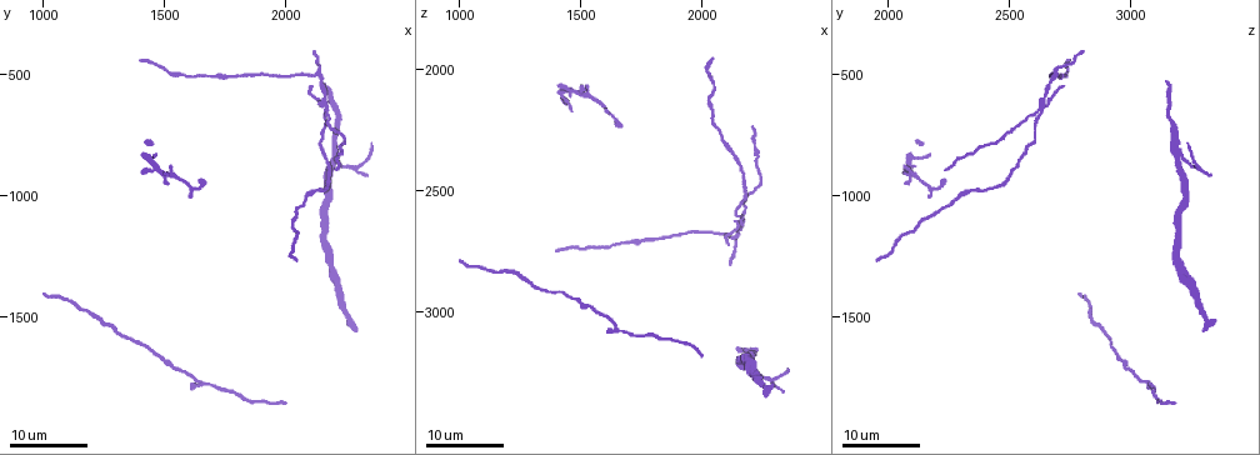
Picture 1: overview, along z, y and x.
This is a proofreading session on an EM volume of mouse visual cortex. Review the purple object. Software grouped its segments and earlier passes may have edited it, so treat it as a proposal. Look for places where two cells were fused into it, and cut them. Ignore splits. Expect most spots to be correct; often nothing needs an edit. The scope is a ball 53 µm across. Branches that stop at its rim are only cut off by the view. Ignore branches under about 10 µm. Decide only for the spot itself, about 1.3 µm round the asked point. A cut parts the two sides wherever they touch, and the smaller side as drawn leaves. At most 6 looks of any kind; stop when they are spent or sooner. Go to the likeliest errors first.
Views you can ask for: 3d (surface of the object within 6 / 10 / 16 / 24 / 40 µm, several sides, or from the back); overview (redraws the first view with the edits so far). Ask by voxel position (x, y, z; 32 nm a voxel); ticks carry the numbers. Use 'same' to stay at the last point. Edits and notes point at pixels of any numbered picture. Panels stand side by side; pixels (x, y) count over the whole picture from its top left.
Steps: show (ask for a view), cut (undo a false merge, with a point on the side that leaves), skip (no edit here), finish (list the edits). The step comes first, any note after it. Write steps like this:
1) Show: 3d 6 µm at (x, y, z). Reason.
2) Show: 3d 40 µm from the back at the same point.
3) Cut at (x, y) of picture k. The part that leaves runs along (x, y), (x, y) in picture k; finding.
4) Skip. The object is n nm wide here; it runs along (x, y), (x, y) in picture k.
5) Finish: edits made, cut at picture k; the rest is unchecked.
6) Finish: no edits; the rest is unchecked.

Show: 3d 16 µm at (1780, 500, 2690). Calibre changes.

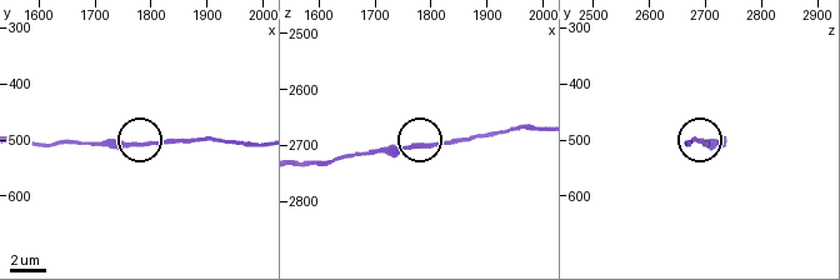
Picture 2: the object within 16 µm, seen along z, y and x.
Show: 3d 6 µm at (1770, 505, 2700).

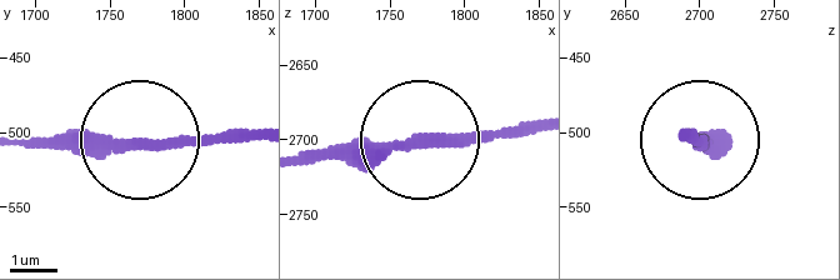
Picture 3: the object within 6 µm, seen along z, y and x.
Skip. It runs along (536, 125), (301, 149) in picture 3; one cell here.

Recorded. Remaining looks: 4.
Show: 3d 24 µm at (2200, 760, 3170). Three arms meet.

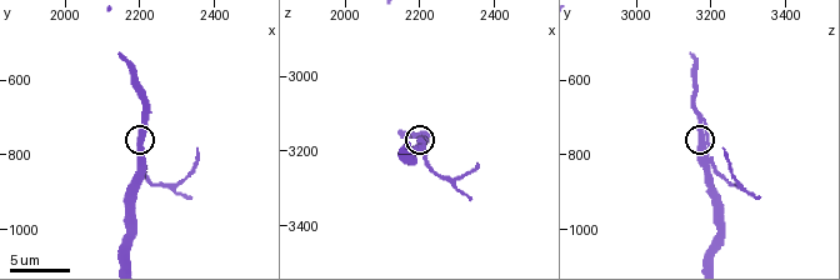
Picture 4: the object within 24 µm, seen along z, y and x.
Show: 3d 6 µm at (2190, 770, 3180). Zoom in.

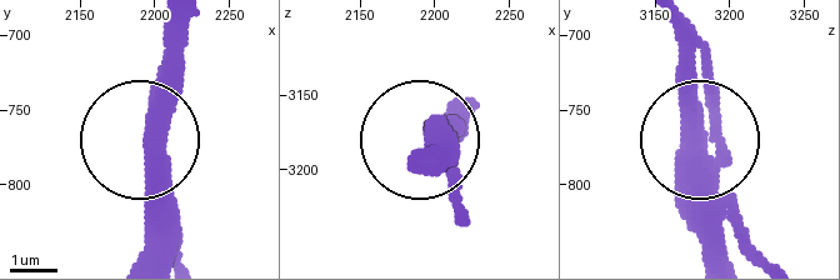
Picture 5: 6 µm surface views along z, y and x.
Skip. It runs along (709, 156), (696, 33) in picture 5; one cell here.

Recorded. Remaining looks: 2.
Show: 3d 16 µm at (2040, 1060, 2230).

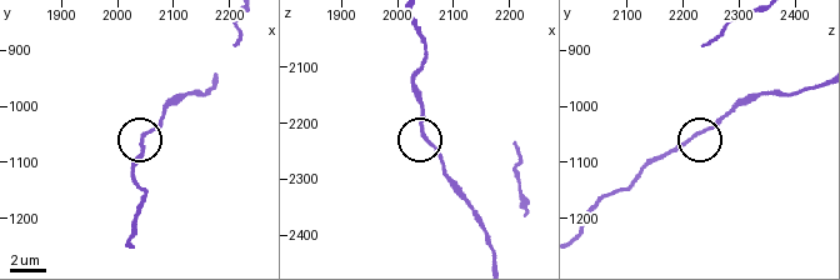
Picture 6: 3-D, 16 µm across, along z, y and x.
Show: 3d 6 µm at (2050, 1050, 2220).

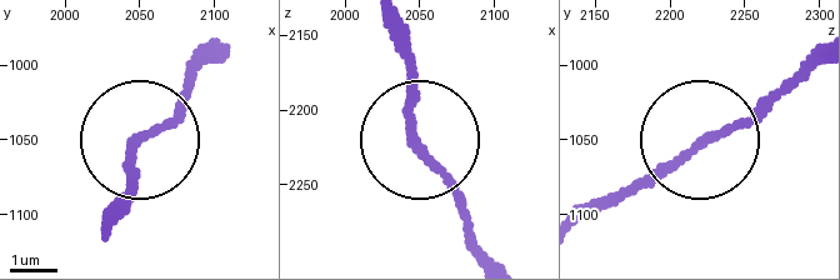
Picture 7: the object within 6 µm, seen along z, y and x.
Skip. It runs along (488, 256), (420, 136), (405, 33) in picture 7; continuous, no second cell.

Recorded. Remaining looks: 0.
Finish: no edits; the rest is unchecked.

